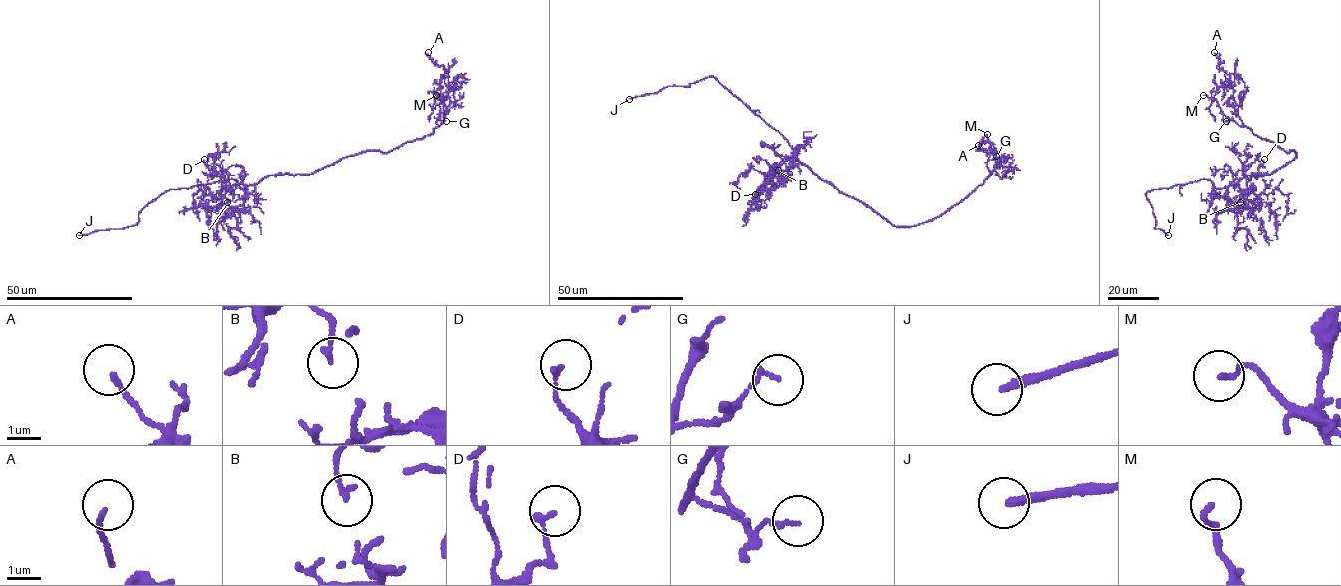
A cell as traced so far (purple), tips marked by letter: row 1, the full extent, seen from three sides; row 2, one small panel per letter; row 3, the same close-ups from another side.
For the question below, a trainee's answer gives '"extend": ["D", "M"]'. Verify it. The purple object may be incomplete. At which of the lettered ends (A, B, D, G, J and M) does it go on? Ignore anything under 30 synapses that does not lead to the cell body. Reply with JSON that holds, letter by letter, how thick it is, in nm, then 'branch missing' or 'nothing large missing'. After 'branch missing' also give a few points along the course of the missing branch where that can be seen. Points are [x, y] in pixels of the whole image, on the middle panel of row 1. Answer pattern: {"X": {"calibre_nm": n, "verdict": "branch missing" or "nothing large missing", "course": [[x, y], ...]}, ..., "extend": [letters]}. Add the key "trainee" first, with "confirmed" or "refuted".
{"trainee": "refuted", "A": {"calibre_nm": 130, "verdict": "nothing large missing"}, "B": {"calibre_nm": 160, "verdict": "nothing large missing"}, "D": {"calibre_nm": 160, "verdict": "nothing large missing"}, "G": {"calibre_nm": 130, "verdict": "nothing large missing"}, "J": {"calibre_nm": 240, "verdict": "branch missing", "course": [[629, 99], [602, 109], [597, 108]]}, "M": {"calibre_nm": 140, "verdict": "branch missing", "course": [[987, 134], [968, 143]]}, "extend": ["J", "M"]}

